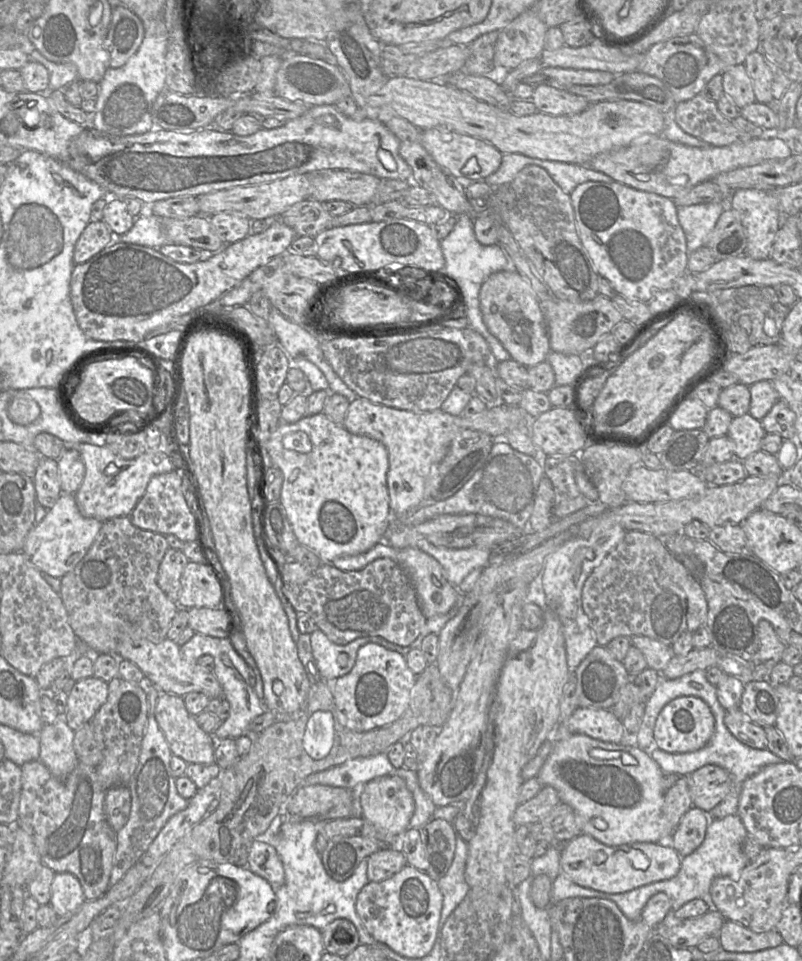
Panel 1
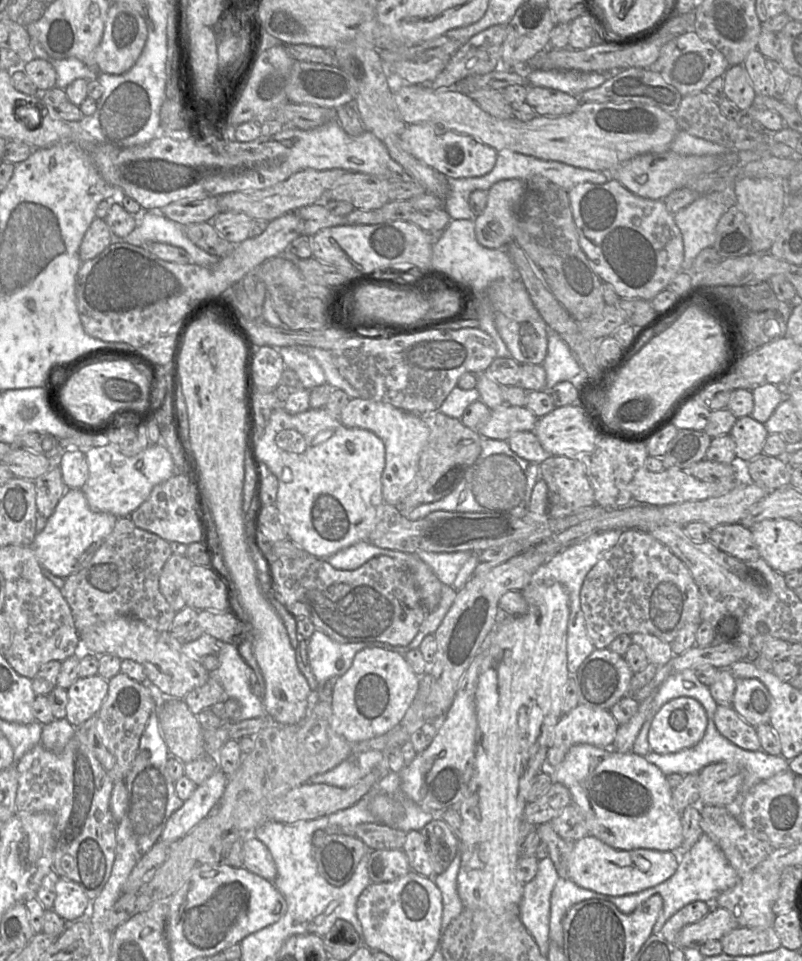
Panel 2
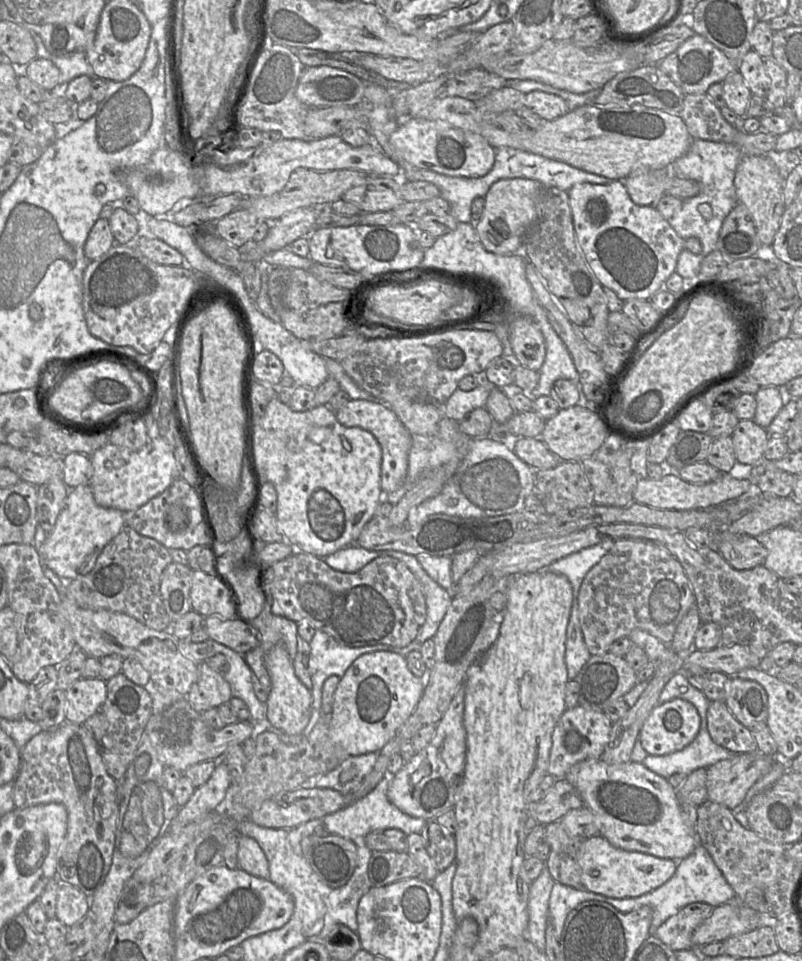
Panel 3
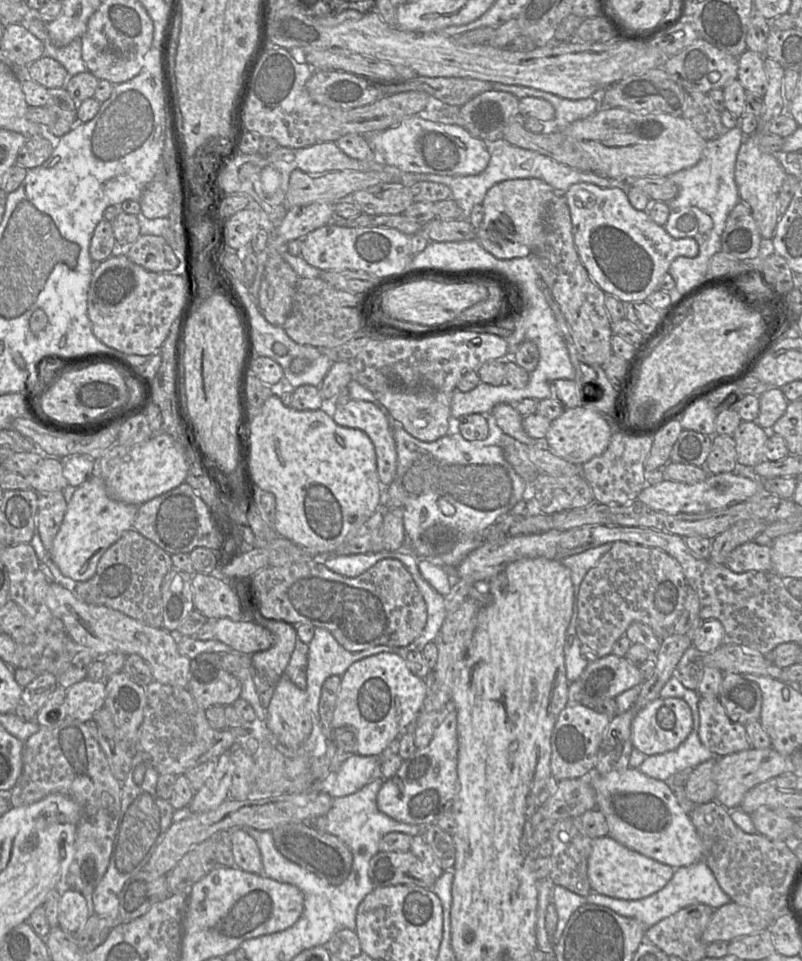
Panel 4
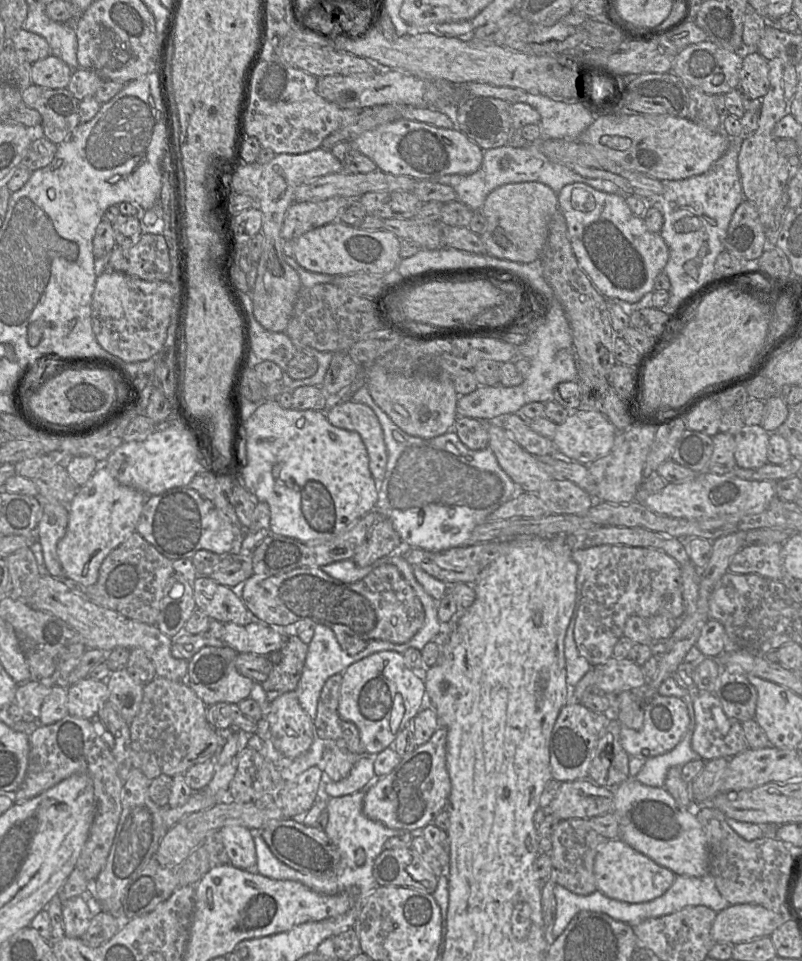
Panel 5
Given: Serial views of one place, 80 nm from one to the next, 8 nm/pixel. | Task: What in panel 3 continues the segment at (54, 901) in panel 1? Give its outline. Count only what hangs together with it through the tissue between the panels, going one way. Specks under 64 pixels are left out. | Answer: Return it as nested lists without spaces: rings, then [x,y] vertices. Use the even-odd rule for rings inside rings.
[[[59,881],[56,918],[69,928],[89,915],[89,911],[87,896],[77,887]]]

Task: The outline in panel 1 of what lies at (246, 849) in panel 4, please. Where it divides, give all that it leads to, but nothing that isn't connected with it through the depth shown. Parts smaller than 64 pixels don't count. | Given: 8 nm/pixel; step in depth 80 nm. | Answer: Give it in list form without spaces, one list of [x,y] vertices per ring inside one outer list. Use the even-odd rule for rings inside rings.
[[[258,840],[251,843],[247,867],[274,888],[281,886],[285,881],[283,863],[276,849],[269,843]]]

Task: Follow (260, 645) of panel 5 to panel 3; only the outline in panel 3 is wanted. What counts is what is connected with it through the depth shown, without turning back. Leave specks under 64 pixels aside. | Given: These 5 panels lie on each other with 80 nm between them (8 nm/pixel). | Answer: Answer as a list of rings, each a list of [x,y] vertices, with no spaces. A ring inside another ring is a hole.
[[[210,615],[204,617],[203,624],[209,639],[240,654],[245,654],[259,644],[257,631],[250,624],[246,624],[235,617],[234,619],[225,619],[217,615]]]

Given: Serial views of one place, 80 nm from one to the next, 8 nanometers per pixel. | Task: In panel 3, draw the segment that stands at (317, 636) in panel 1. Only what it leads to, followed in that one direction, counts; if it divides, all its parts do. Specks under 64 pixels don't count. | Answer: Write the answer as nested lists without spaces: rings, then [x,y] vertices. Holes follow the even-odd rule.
[[[317,629],[309,642],[310,653],[308,672],[312,680],[312,708],[314,718],[322,716],[322,688],[325,680],[330,676],[342,678],[349,666],[363,654],[376,651],[389,651],[390,645],[364,646],[358,649],[342,649],[329,634]]]

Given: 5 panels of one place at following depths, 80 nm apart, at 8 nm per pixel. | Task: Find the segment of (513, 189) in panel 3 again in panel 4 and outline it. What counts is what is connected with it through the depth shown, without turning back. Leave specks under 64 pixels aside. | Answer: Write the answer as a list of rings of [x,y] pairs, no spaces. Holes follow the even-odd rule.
[[[536,178],[506,180],[494,185],[482,202],[484,218],[476,230],[476,239],[497,259],[527,257],[542,241],[547,212],[556,193],[552,186]]]

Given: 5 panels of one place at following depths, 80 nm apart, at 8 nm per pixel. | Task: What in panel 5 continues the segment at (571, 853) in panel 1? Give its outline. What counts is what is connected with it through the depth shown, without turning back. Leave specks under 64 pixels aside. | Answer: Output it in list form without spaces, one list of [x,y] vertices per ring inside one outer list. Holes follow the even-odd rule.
[[[620,838],[607,839],[599,847],[594,861],[594,874],[600,892],[611,899],[627,903],[644,903],[660,897],[676,877],[670,869],[658,865]]]

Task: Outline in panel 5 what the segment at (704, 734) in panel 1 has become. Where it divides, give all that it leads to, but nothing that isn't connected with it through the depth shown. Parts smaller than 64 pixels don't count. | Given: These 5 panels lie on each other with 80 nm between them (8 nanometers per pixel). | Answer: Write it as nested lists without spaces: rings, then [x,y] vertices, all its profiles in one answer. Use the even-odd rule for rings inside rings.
[[[648,681],[642,688],[631,689],[618,693],[620,710],[616,720],[620,724],[620,743],[631,757],[656,757],[672,750],[686,733],[690,718],[687,704],[675,696],[661,696],[658,691],[648,687]]]

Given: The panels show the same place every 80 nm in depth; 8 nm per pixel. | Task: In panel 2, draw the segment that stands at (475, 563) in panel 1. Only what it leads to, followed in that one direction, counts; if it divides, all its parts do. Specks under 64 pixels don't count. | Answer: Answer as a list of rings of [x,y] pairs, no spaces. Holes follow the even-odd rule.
[[[419,550],[414,554],[433,570],[442,584],[453,586],[458,572],[473,553],[480,552],[460,551],[436,553]]]

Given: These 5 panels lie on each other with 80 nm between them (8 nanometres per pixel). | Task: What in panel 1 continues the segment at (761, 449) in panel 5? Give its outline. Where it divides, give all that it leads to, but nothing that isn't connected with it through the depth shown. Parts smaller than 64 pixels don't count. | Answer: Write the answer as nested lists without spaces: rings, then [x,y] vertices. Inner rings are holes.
[[[749,413],[733,417],[727,435],[735,444],[735,459],[743,461],[761,449],[761,441],[766,432],[761,420]]]

